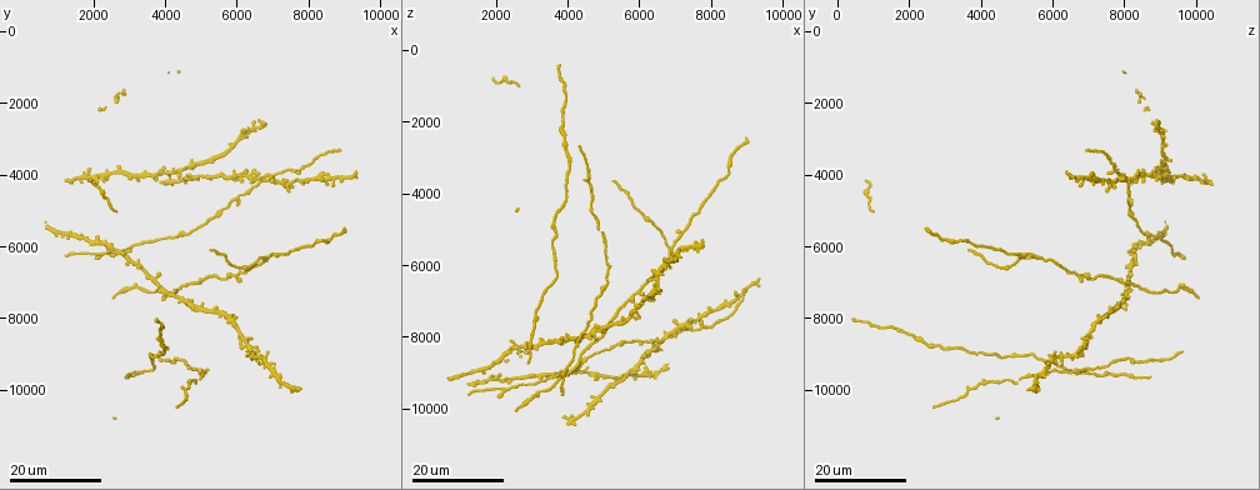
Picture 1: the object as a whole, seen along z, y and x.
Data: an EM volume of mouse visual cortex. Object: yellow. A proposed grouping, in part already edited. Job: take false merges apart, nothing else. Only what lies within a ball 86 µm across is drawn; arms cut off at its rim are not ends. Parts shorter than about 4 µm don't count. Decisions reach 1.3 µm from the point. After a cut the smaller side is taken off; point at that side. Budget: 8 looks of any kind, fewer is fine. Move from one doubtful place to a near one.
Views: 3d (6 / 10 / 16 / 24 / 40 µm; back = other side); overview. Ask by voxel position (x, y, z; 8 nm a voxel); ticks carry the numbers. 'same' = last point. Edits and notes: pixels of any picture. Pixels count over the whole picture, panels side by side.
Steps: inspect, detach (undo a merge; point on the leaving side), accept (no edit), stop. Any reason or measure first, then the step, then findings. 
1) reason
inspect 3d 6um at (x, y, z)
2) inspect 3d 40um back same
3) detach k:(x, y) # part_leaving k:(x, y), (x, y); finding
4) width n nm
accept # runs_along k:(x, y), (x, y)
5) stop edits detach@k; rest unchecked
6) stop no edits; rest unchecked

four-way junction
inspect 3d 24um at (7000, 4100, 7900)

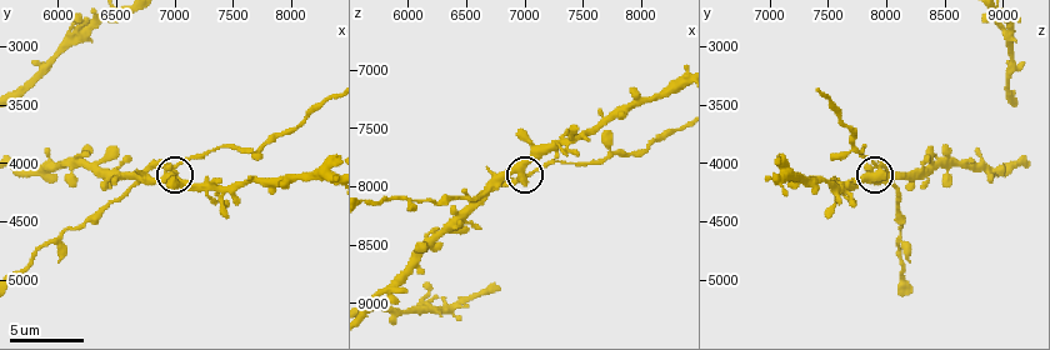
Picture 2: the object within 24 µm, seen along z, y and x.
inspect 3d 6um at (6960, 4140, 7860)

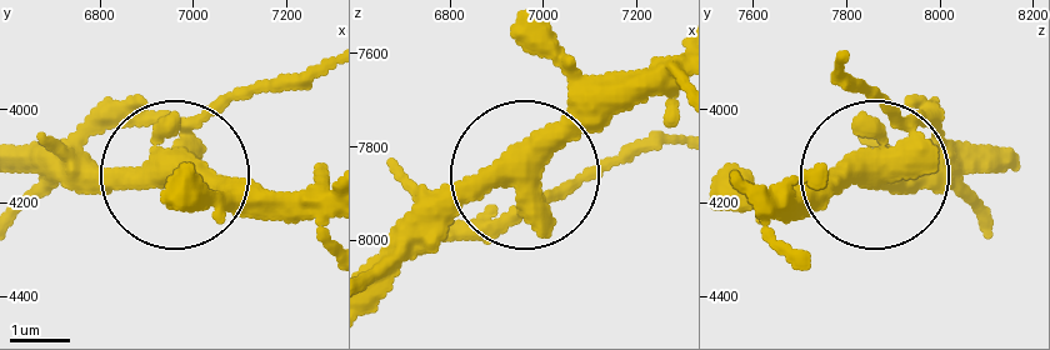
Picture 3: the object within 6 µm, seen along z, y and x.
accept # runs_along 3:(380, 270), (484, 190), (529, 180), (559, 195), (629, 155); continuous, no second cell

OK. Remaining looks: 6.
inspect 3d 16um at (5200, 3500, 9100)

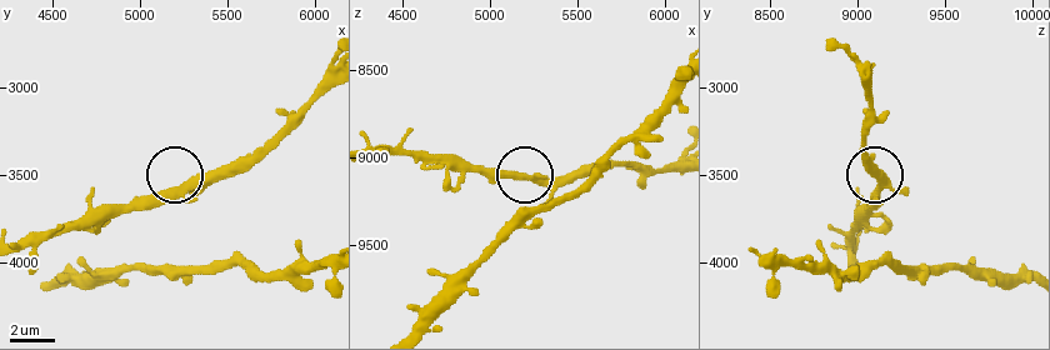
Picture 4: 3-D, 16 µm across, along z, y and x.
inspect 3d 6um at (5220, 3580, 9120)

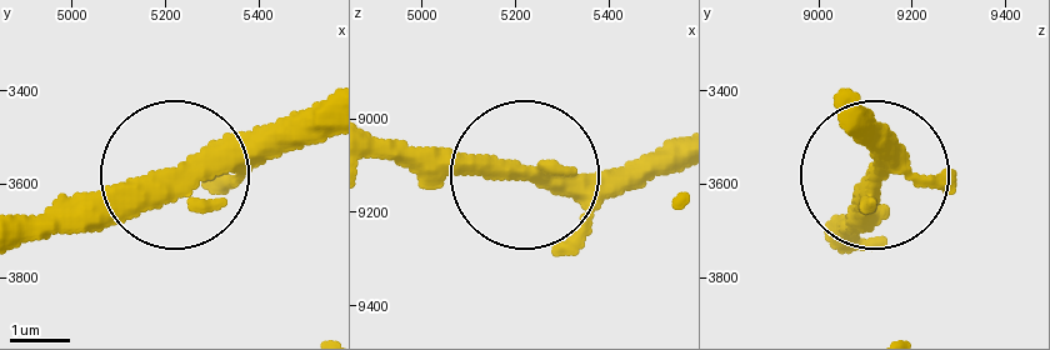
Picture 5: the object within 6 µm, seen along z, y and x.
accept # all the same cell

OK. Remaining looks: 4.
side arm on a straight run
inspect 3d 24um at (1300, 5700, 9000)

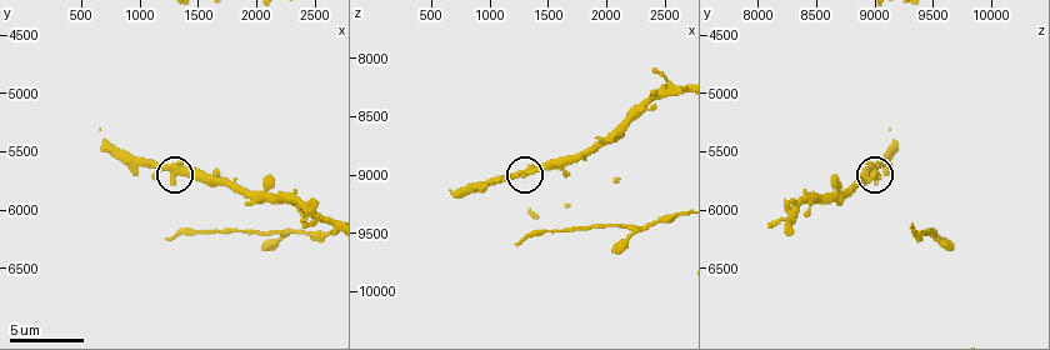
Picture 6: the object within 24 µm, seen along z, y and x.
closer look
inspect 3d 6um at (1300, 5720, 9000)

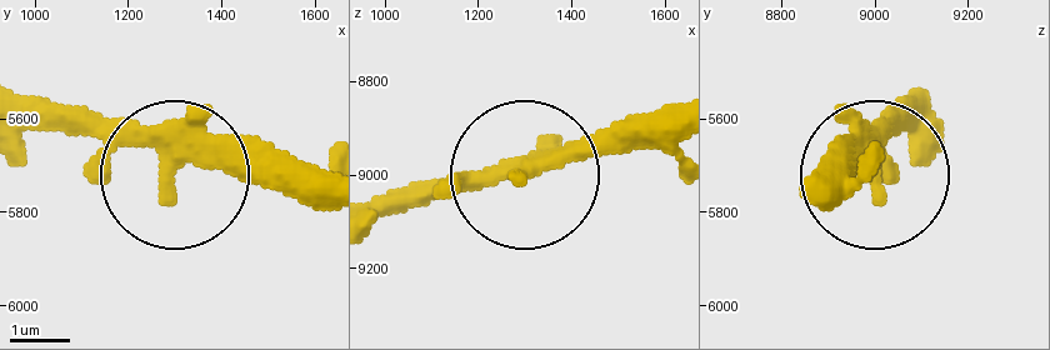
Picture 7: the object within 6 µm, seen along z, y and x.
side_arm 7 um; arms 3
accept # one cell here

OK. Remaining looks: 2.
three-way junction
inspect 3d 16um at (6000, 6800, 6600)

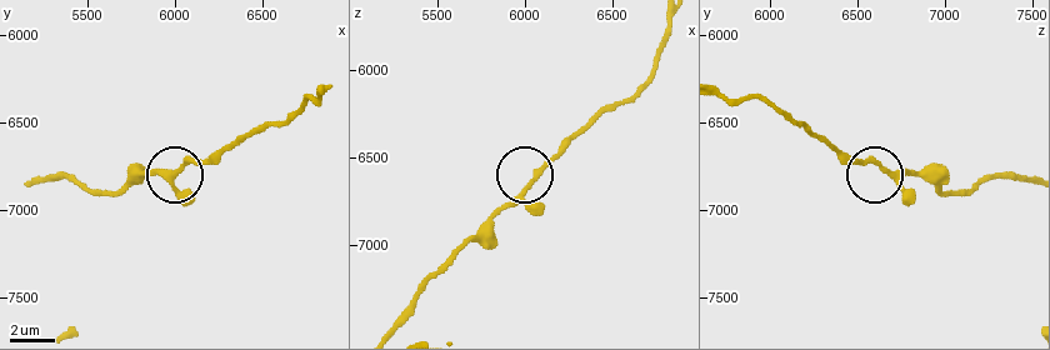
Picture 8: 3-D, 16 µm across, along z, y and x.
inspect 3d 6um at (6020, 6760, 6640)

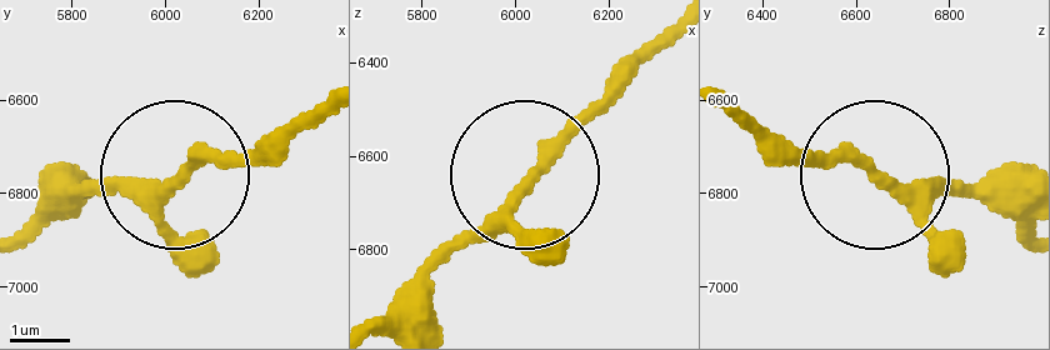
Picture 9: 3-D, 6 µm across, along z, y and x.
accept # runs_along 9:(20, 231), (95, 191), (284, 161); all the same cell

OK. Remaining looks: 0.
stop no edits; rest unchecked

